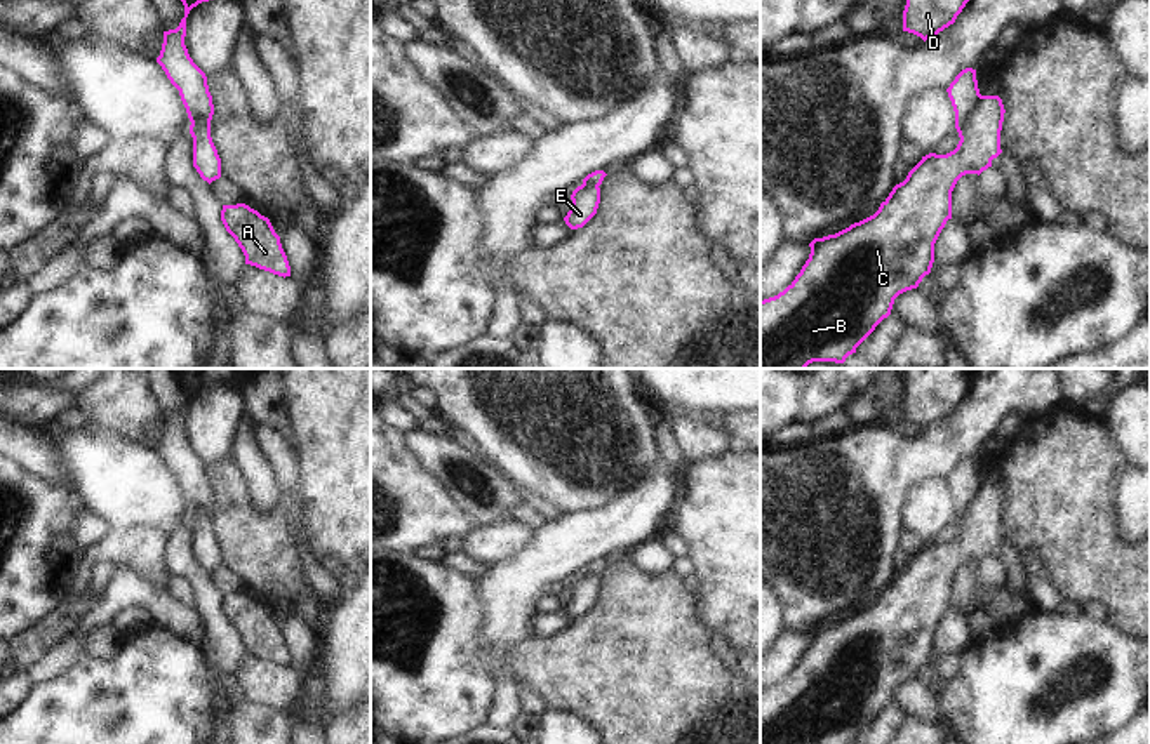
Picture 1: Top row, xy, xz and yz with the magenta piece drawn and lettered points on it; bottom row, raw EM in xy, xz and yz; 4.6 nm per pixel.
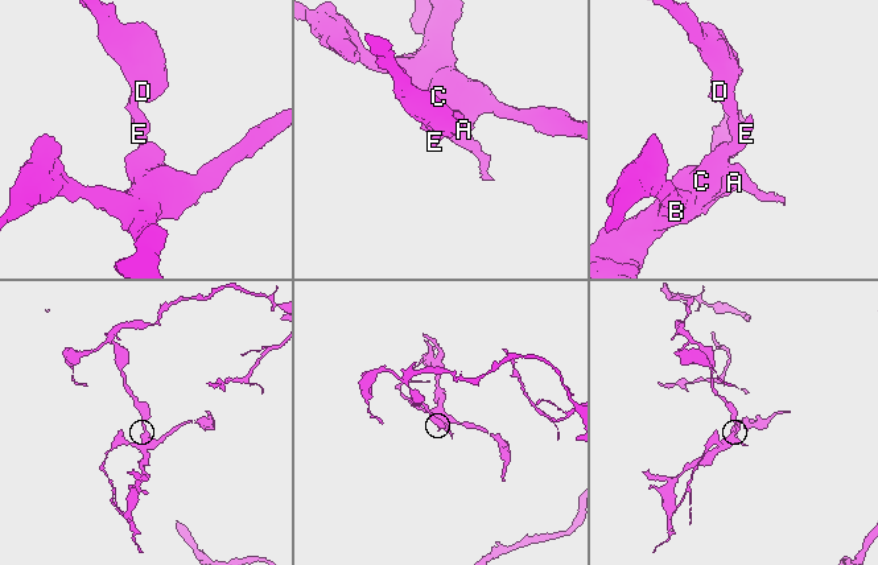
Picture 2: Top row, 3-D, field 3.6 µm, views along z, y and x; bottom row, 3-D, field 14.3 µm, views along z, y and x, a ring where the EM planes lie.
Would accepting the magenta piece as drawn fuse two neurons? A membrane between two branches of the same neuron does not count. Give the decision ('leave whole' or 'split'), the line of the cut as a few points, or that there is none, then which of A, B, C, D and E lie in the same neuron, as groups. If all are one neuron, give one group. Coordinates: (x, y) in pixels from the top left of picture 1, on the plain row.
split; cut yz (983, 485), (959, 522); groups A B C E / D

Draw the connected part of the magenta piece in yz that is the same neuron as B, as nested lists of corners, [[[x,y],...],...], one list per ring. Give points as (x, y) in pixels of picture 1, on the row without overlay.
[[[983,485],[959,534],[946,544],[929,542],[893,577],[879,600],[849,617],[814,628],[795,669],[778,685],[760,690],[760,744],[852,744],[891,704],[894,688],[917,678],[934,652],[934,633],[952,608],[952,581],[966,563],[992,556],[1000,539],[1004,494]]]

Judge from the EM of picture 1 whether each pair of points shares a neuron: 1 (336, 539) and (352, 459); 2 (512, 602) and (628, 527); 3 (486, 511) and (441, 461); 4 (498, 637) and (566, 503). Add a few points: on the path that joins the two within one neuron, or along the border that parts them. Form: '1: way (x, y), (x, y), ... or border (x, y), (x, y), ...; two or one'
1: way (352, 520), (352, 478); one
2: way (540, 572), (571, 541), (599, 532); one
3: way (474, 499), (446, 473); one
4: border (601, 504), (561, 515); two

